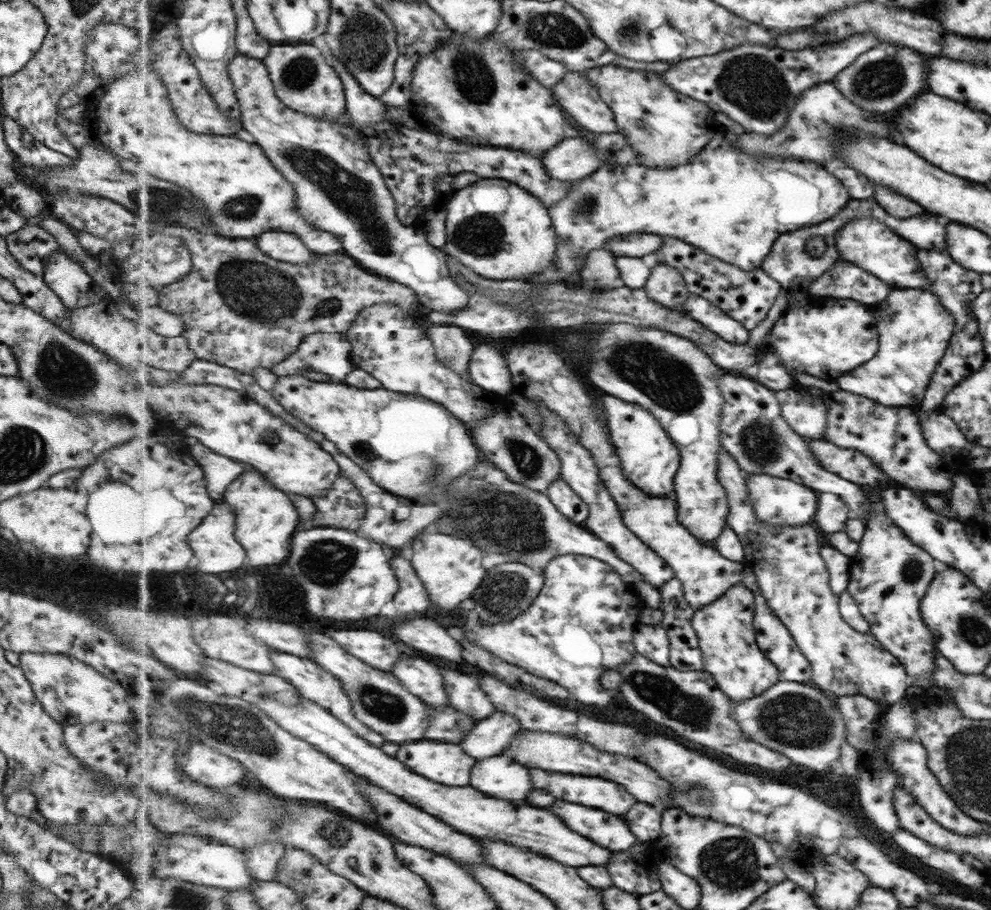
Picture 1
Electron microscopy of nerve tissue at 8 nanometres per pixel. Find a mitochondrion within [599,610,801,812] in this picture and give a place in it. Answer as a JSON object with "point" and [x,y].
{"point":[694,704]}

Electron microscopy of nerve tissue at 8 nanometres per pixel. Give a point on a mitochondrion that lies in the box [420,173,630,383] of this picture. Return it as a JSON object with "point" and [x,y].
{"point":[480,234]}

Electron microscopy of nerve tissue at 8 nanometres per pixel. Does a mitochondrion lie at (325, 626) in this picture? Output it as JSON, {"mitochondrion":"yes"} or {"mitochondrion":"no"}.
{"mitochondrion":"no"}

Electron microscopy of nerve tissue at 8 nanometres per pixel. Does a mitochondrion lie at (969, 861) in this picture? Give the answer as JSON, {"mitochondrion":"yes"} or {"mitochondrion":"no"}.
{"mitochondrion":"no"}

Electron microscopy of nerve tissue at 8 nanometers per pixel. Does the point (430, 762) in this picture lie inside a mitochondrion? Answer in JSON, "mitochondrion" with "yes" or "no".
{"mitochondrion":"no"}

